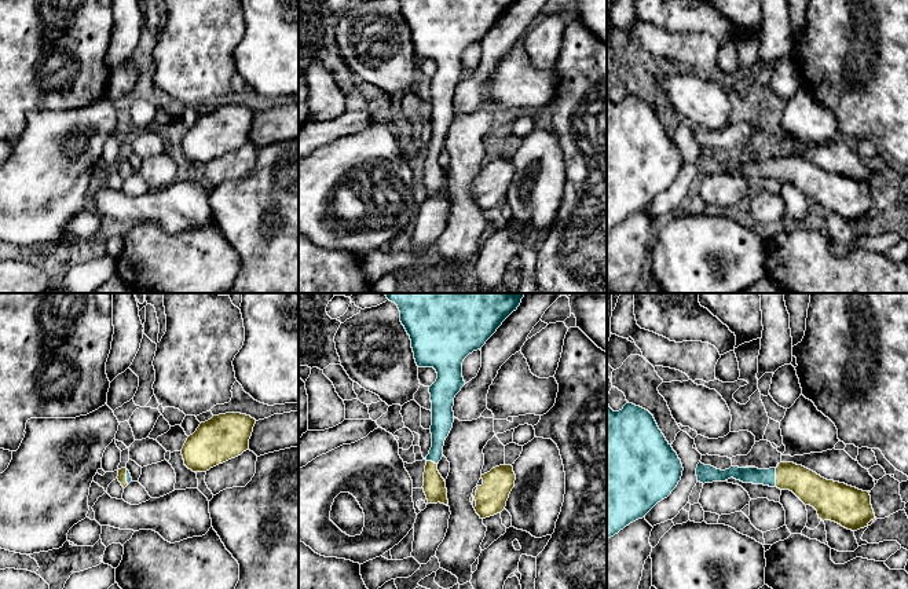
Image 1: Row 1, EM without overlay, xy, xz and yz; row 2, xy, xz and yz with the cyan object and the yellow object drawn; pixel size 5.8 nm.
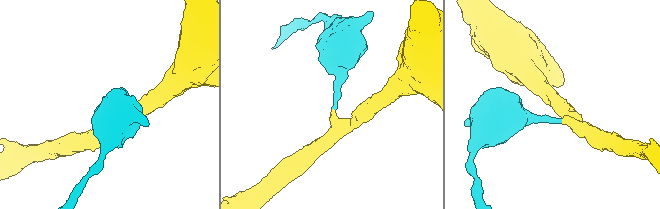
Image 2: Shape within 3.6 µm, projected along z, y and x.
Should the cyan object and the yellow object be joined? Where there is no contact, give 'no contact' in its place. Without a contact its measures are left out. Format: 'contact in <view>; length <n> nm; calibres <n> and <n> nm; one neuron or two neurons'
contact in yz; length 100 nm; calibres 100 and 180 nm; one neuron

